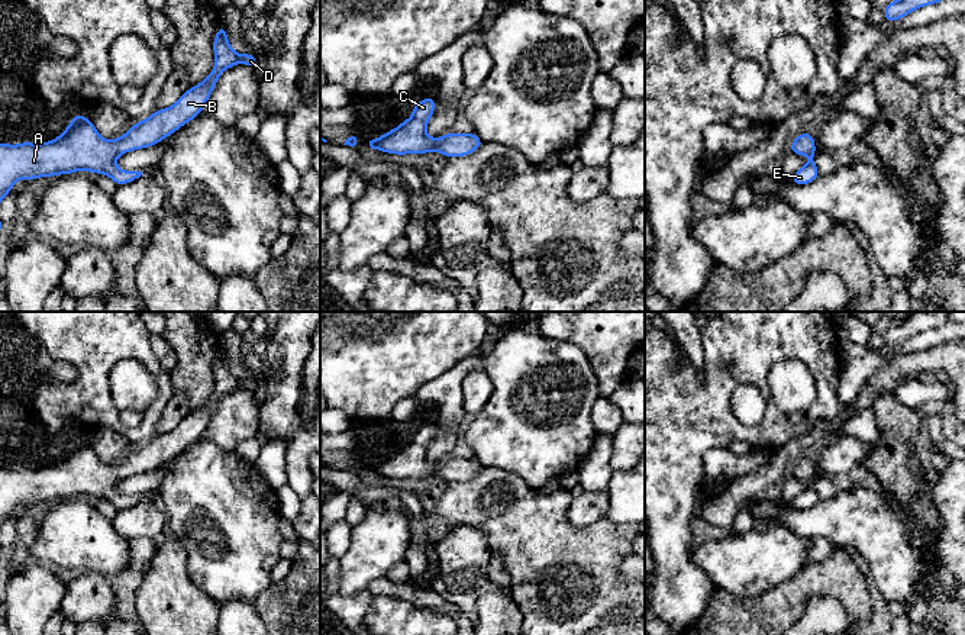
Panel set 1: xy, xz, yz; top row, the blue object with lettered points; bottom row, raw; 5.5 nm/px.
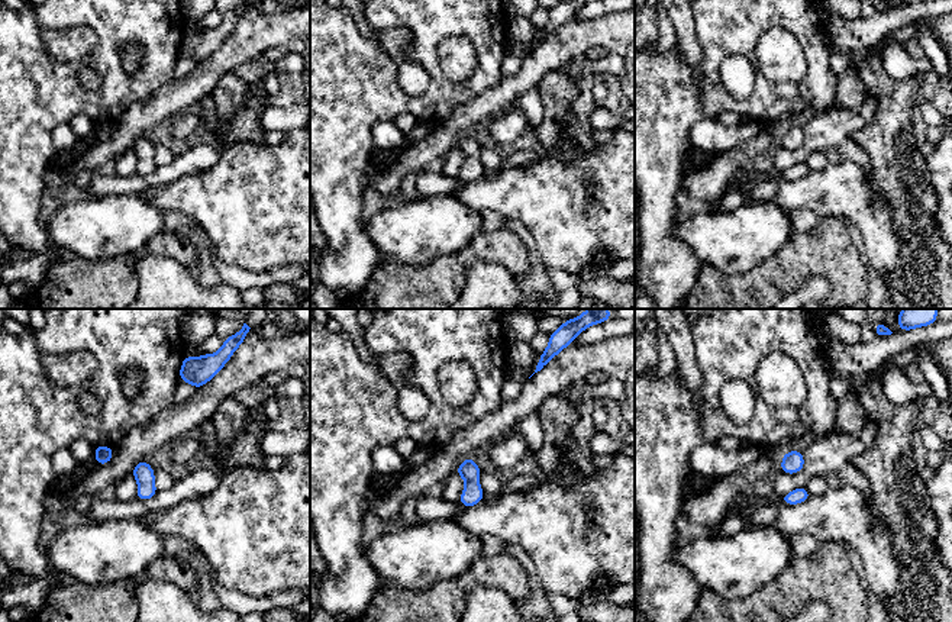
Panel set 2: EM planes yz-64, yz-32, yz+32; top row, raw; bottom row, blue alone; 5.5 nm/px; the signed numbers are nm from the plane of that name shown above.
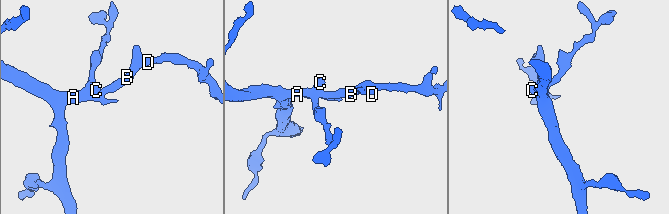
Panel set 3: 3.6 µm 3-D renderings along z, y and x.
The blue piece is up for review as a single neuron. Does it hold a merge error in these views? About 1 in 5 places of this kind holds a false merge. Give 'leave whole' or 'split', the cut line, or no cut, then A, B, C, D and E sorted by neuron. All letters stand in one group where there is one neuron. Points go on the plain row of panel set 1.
leave whole | no cut | A B C D E

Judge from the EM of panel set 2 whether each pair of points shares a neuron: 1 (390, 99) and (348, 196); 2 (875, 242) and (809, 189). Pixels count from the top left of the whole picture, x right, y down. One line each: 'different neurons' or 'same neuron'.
1: same neuron
2: same neuron

